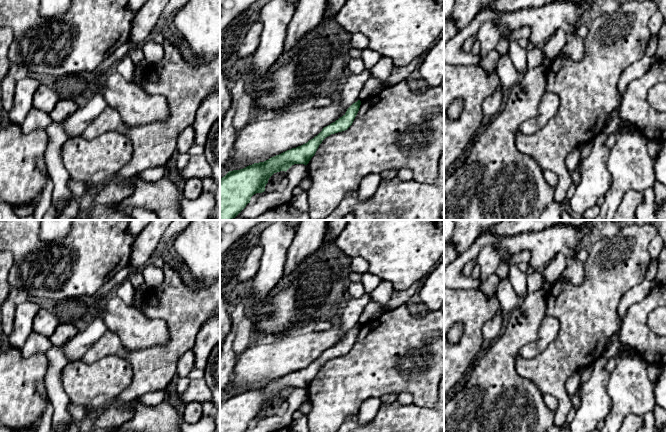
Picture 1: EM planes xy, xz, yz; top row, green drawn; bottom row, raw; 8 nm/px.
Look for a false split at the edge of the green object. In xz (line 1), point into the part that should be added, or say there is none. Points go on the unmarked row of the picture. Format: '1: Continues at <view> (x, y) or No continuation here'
1: No continuation here

